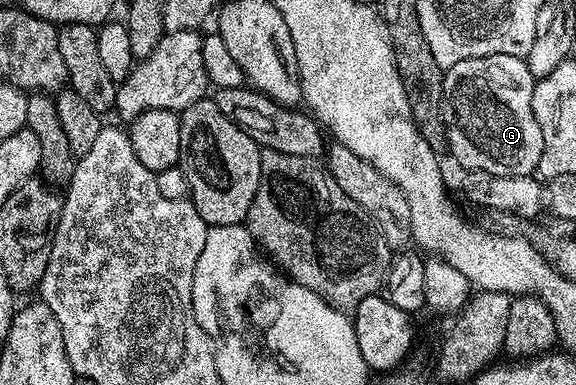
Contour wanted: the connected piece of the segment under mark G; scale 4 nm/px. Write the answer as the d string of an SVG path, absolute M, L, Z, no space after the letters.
M486 55L478 59L462 59L462 63L454 63L447 66L444 75L444 99L442 108L444 110L444 126L448 136L448 153L458 164L461 170L467 171L477 169L478 171L490 171L490 175L532 175L536 173L538 163L542 159L542 127L538 127L538 119L534 119L534 107L532 96L537 78L530 75L530 67L527 60L514 55Z

